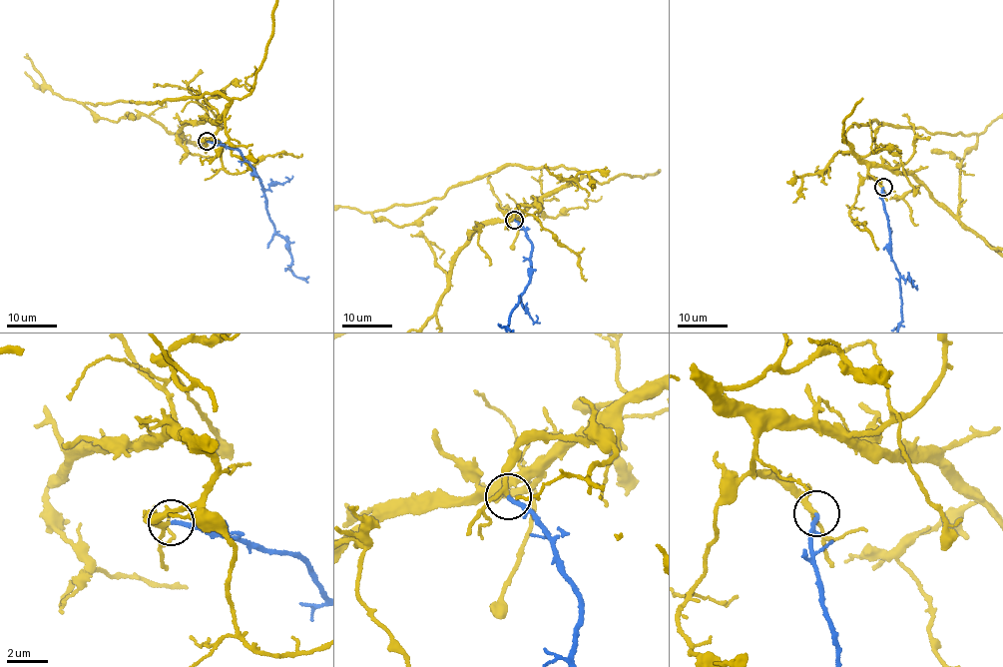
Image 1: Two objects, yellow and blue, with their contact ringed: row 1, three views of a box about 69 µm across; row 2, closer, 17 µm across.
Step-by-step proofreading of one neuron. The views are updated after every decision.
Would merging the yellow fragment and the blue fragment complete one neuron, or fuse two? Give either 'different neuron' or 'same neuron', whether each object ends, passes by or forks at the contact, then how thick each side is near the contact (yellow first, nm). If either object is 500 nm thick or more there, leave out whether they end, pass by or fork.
same neuron; yellow forks; blue ends; calibres 150 and 200 nm

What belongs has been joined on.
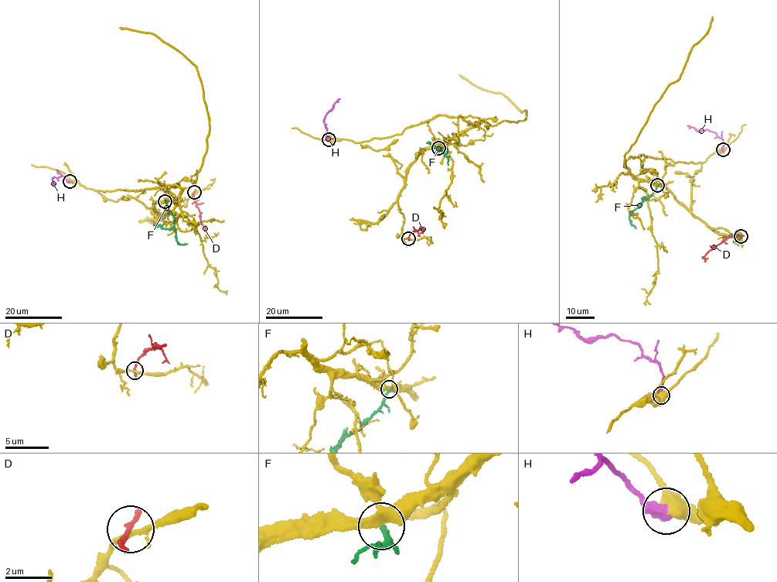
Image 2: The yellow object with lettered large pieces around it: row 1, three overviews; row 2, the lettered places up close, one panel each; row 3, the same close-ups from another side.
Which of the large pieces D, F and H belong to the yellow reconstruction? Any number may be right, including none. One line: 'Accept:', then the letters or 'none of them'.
Accept: none of them

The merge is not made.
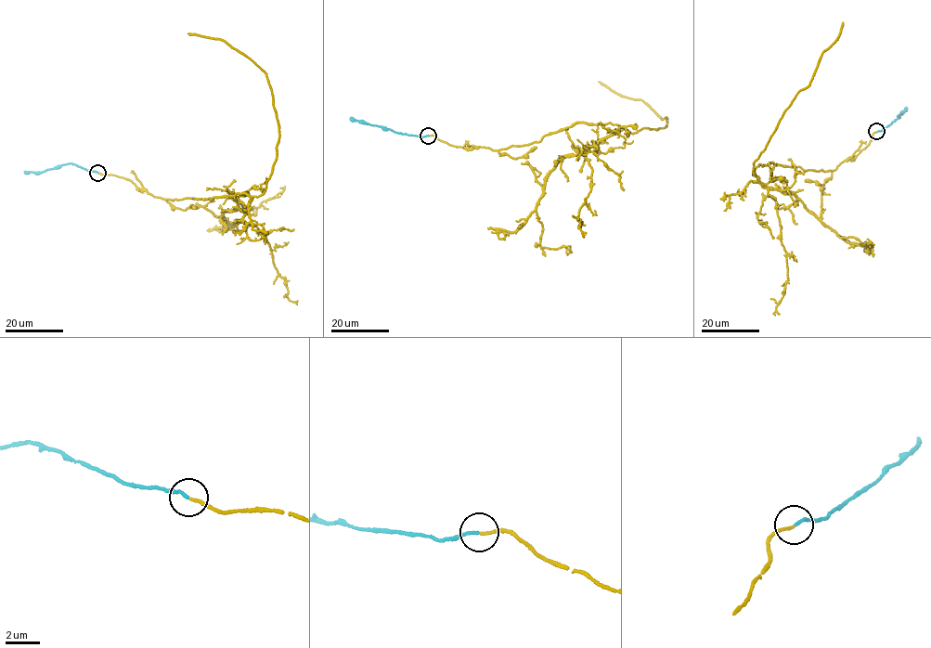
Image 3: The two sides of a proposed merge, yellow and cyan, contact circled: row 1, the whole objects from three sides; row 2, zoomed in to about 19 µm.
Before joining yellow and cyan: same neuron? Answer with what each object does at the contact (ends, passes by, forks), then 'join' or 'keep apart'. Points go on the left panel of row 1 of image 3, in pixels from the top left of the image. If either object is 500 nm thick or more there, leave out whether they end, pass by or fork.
yellow ends there; cyan ends there; join

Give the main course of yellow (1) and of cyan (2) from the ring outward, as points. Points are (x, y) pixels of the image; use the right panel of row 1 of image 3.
1: (876, 131), (834, 171), (772, 162), (752, 174), (755, 161), (796, 94), (809, 84), (843, 22)
2: (876, 131), (907, 109)

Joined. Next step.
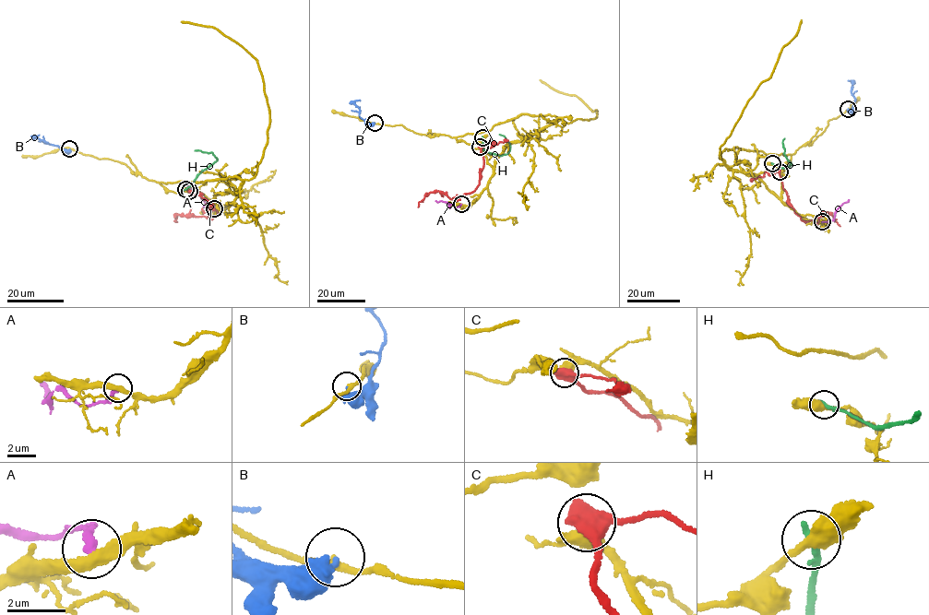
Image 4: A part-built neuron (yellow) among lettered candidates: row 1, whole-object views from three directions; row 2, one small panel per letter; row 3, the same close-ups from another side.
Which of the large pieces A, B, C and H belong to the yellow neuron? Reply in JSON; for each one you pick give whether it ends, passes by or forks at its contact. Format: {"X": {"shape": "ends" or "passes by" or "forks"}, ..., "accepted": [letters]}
{"accepted": []}

